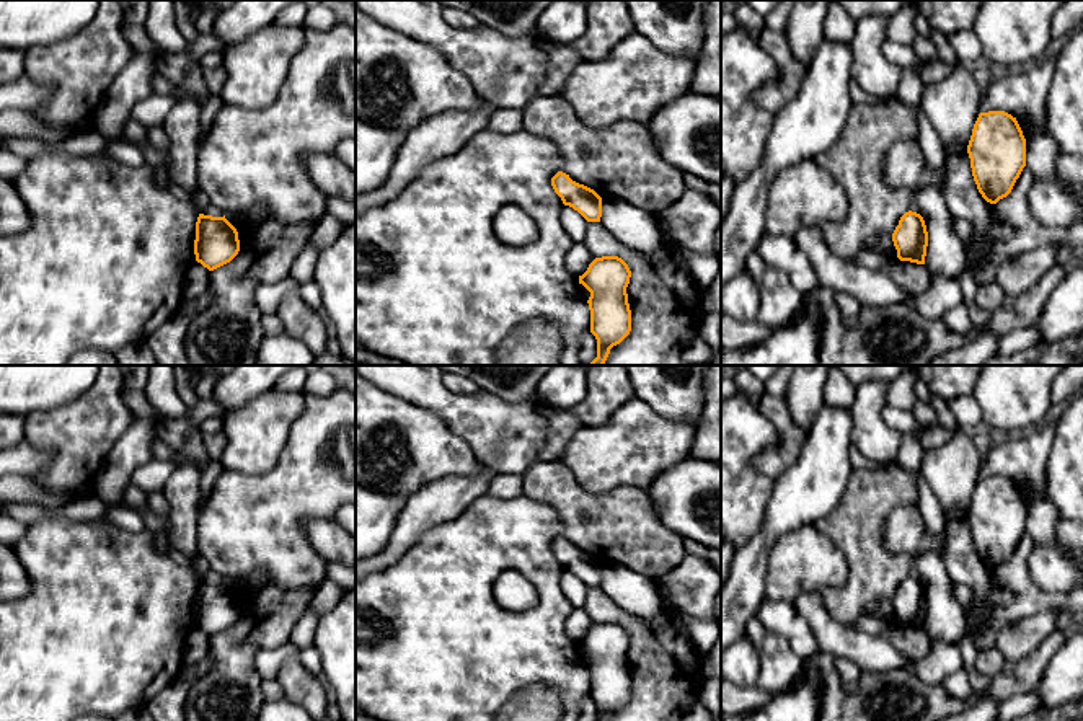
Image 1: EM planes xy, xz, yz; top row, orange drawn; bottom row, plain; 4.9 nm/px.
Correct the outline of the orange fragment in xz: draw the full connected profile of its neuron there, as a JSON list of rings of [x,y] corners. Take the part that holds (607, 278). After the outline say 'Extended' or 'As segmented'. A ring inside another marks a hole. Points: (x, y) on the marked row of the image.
[[[618,256],[595,258],[579,276],[579,284],[590,292],[590,333],[597,339],[597,357],[587,365],[603,365],[610,349],[631,331],[630,277],[628,264]]]. As segmented

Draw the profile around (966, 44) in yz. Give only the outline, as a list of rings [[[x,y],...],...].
[[[974,29],[948,34],[946,39],[953,46],[957,62],[964,67],[972,69],[984,62],[982,44]]]

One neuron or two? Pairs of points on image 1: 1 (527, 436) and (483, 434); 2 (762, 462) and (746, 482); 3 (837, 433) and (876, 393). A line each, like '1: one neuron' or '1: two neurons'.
1: one neuron
2: two neurons
3: two neurons

